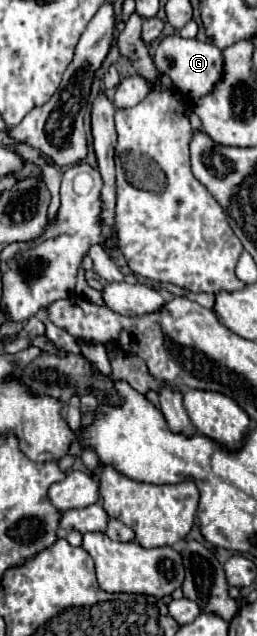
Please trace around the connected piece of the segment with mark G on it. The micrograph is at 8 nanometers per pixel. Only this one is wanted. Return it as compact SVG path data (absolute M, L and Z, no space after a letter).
M178 34L160 42L154 54L154 62L162 74L170 76L174 88L188 98L202 98L202 94L210 94L210 90L214 90L218 84L218 78L222 78L222 52L210 42L186 40Z

